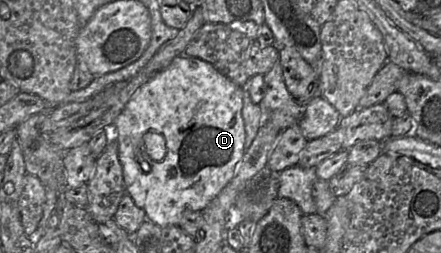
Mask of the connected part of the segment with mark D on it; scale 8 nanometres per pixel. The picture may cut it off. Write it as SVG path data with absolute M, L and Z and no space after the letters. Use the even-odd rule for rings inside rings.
M179 55L173 58L171 63L163 70L153 75L145 84L139 87L131 96L122 112L114 120L114 123L110 126L110 133L116 136L116 142L118 146L118 159L120 161L123 173L123 181L125 185L126 194L128 194L135 205L144 210L147 220L155 223L161 227L178 226L184 211L201 211L204 209L230 182L233 178L236 170L242 161L245 153L245 129L244 121L242 118L243 107L243 88L235 84L226 76L217 71L210 63L203 61L199 58L190 57L186 55ZM155 132L161 134L165 139L166 153L161 161L152 160L145 154L145 159L150 161L150 171L143 173L140 165L136 161L136 155L139 155L138 144L145 133Z

